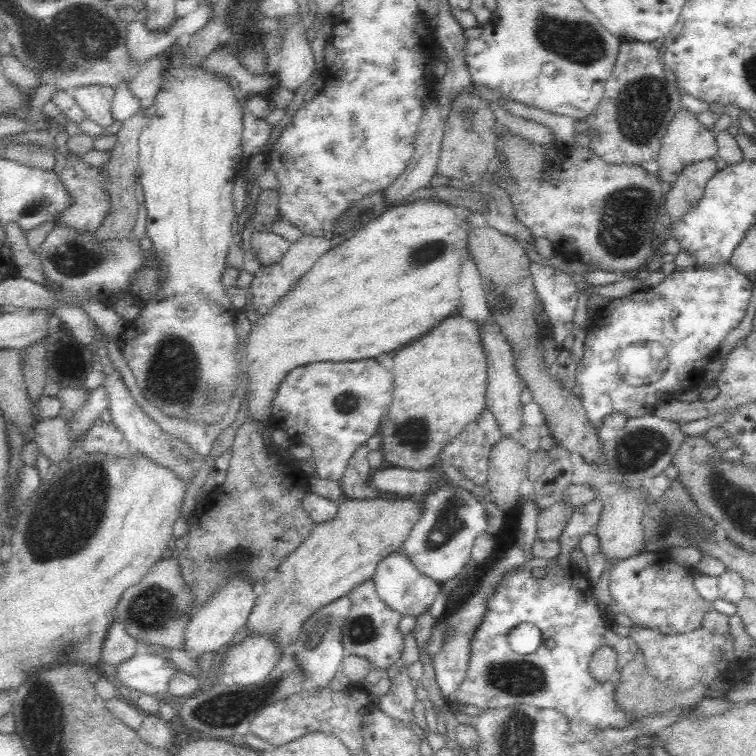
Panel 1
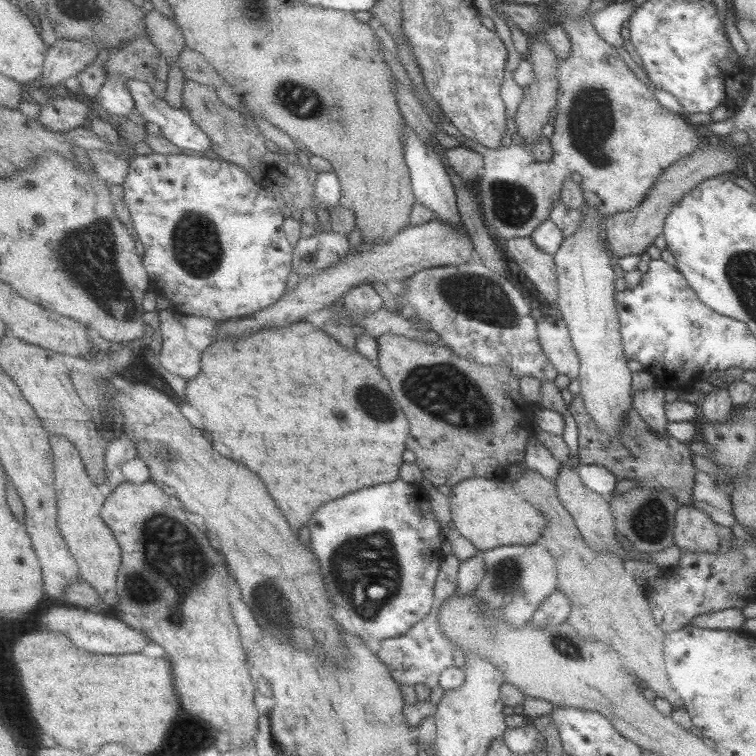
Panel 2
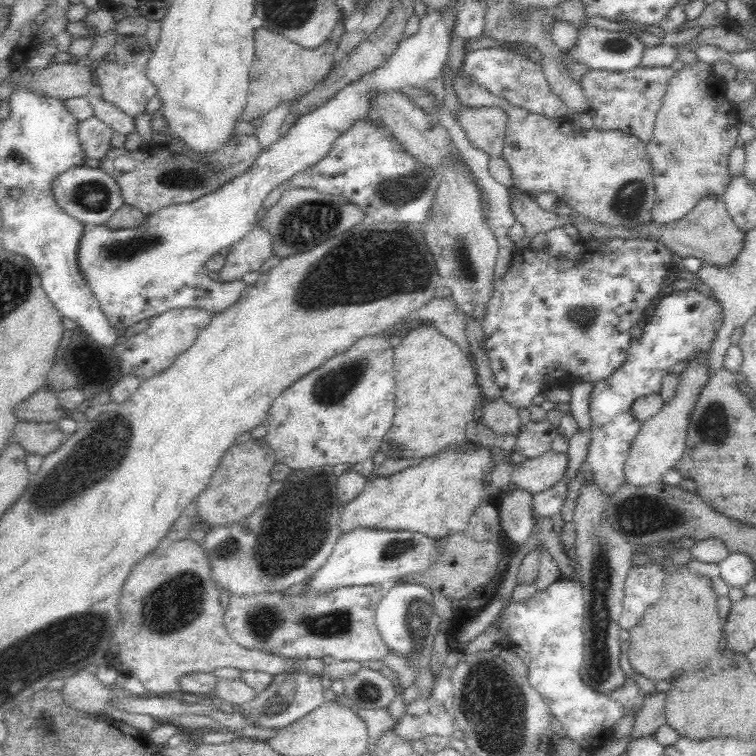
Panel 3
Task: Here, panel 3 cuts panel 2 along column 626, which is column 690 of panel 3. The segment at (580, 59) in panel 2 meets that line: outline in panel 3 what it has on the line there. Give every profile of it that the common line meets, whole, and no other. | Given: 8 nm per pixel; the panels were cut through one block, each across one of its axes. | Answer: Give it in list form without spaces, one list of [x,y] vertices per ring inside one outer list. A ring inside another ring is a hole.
[[[698,61],[675,72],[668,83],[662,107],[656,115],[653,135],[646,145],[655,182],[655,205],[652,218],[658,224],[668,224],[682,218],[704,196],[722,196],[730,184],[728,153],[736,146],[739,135],[739,109],[725,98],[725,84],[713,72],[713,65]]]

